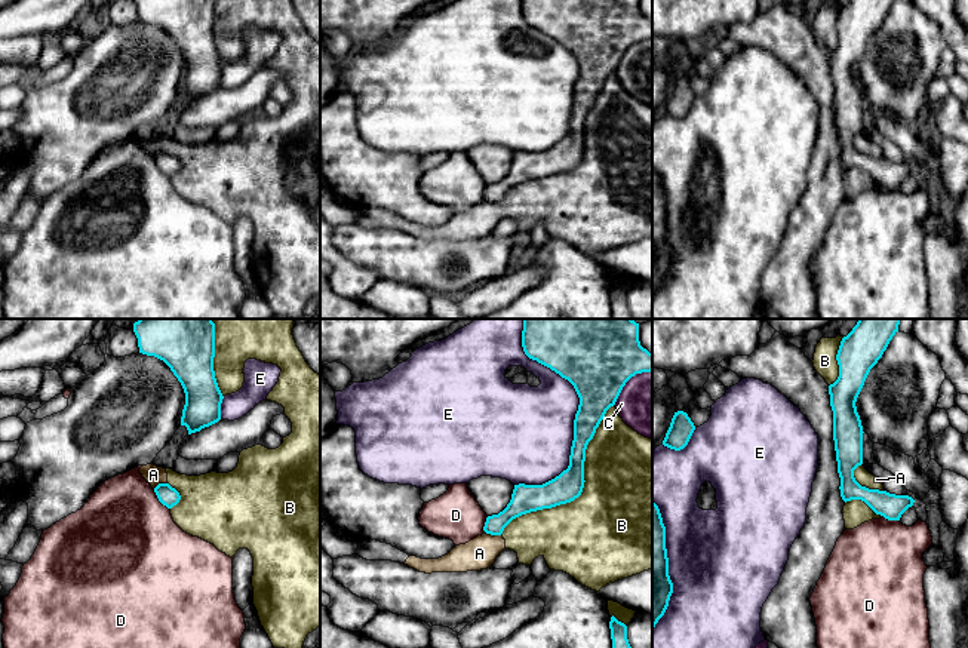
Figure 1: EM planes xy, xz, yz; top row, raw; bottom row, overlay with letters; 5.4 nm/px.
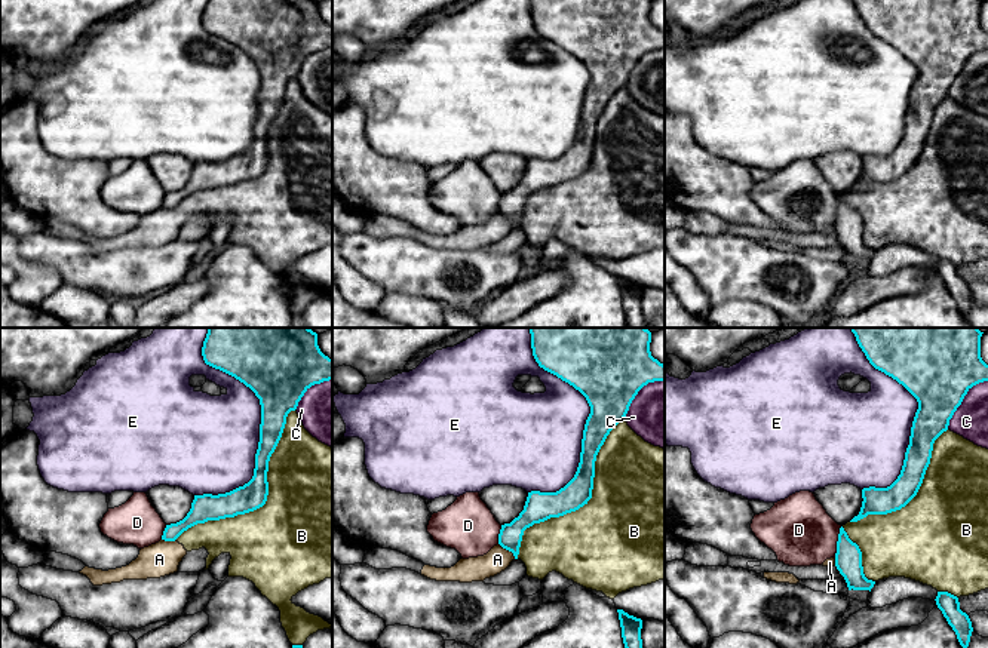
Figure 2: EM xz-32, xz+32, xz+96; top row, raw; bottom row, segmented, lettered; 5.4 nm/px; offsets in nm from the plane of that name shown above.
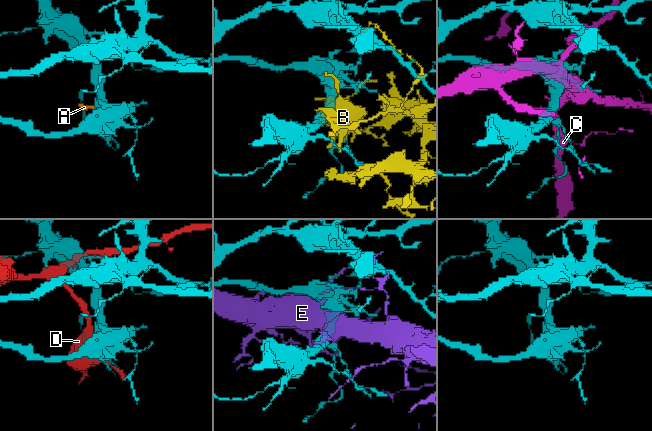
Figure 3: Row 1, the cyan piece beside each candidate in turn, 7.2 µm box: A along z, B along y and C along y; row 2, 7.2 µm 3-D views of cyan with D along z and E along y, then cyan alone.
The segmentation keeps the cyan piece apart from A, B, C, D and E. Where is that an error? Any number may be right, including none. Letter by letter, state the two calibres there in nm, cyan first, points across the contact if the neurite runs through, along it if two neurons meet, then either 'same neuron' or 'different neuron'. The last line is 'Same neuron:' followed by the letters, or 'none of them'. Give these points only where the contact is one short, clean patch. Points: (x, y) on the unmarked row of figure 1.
A: 140 nm thick on the cyan side, 180 nm on the other; border along xz (485, 199), (500, 203); different neuron
B: 160 nm thick on the cyan side, 500 nm on the other; different neuron
C: 360 nm thick on the cyan side, 340 nm on the other; different neuron
D: 110 nm thick on the cyan side, 500 nm on the other; different neuron
E: 360 nm thick on the cyan side, 400 nm on the other; different neuron
Same neuron: none of them

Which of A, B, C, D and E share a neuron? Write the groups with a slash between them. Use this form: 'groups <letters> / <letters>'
groups A B / C / D / E

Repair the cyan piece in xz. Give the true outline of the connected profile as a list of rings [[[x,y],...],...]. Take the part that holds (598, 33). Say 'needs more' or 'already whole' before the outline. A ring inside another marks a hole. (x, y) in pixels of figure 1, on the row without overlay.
already whole; [[[522,0],[522,15],[529,27],[568,47],[580,73],[568,136],[543,153],[514,153],[507,175],[486,185],[483,199],[491,203],[501,203],[522,182],[581,163],[586,117],[596,96],[626,50],[636,42],[652,39],[652,21],[640,13],[639,0]]]

